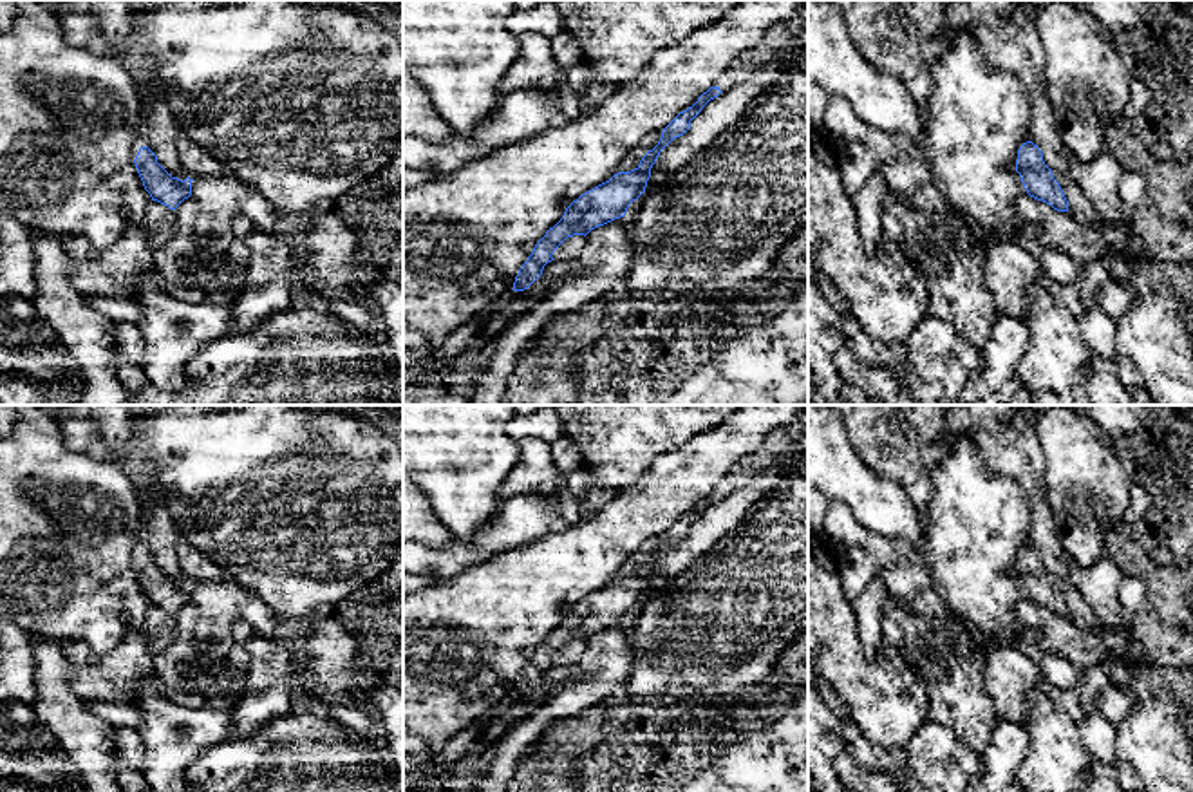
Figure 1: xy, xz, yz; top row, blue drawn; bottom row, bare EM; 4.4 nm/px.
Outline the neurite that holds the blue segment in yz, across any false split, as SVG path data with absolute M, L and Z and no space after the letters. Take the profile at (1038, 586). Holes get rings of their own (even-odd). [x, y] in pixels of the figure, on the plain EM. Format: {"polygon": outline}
{"polygon": "M1032 546L1019 552L1016 577L1030 602L1050 609L1057 617L1068 617L1068 606L1059 588L1045 570L1041 555Z"}

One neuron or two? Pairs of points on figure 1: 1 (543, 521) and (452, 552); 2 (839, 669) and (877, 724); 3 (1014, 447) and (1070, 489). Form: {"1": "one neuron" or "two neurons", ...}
{"1": "one neuron", "2": "one neuron", "3": "two neurons"}

